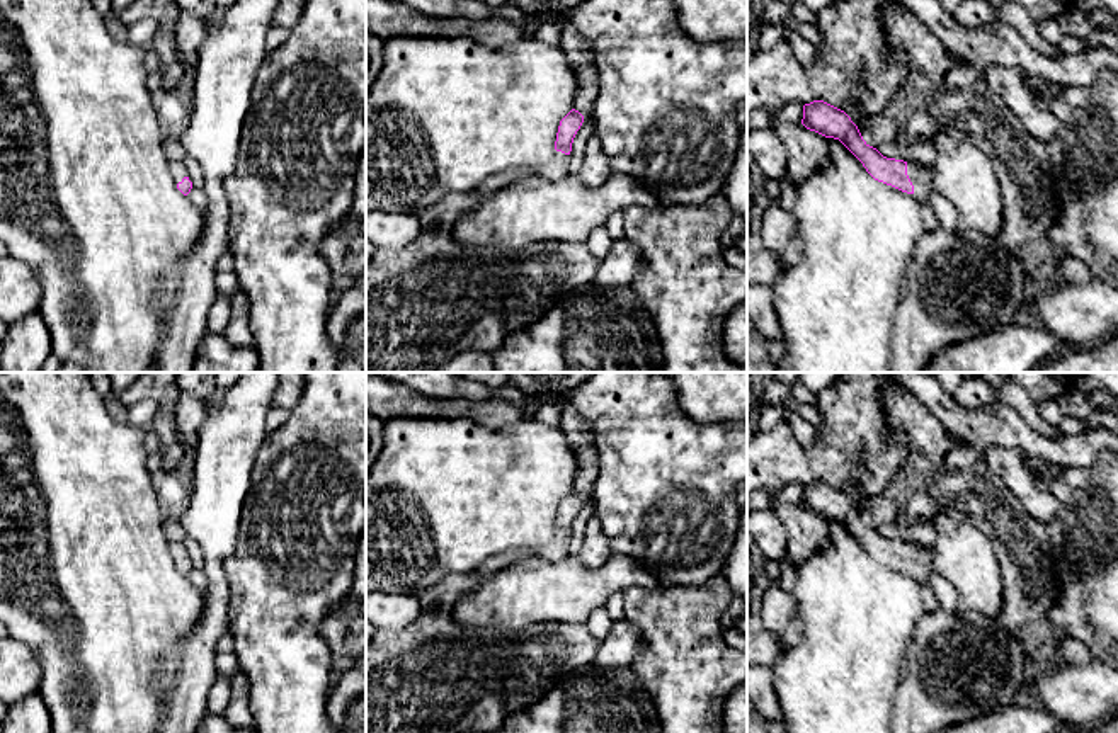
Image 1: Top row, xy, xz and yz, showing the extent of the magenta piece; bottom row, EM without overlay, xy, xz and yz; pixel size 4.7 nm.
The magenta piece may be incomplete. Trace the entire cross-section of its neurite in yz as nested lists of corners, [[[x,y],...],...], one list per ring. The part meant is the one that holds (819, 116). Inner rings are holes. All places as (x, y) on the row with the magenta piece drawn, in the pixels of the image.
[[[813,100],[803,105],[801,124],[825,138],[839,139],[875,180],[912,194],[919,202],[929,202],[931,194],[936,192],[931,167],[883,156],[863,139],[844,111]]]

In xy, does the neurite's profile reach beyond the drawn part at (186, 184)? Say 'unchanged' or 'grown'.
grown

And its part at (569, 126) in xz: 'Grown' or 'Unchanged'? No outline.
Grown

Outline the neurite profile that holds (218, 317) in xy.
[[[218,294],[209,308],[208,332],[223,333],[230,320],[230,311],[231,311],[231,299]]]

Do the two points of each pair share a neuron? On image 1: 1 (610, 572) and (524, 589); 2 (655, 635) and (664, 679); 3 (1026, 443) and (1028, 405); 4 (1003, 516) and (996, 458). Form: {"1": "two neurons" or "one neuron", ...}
{"1": "one neuron", "2": "one neuron", "3": "two neurons", "4": "two neurons"}

